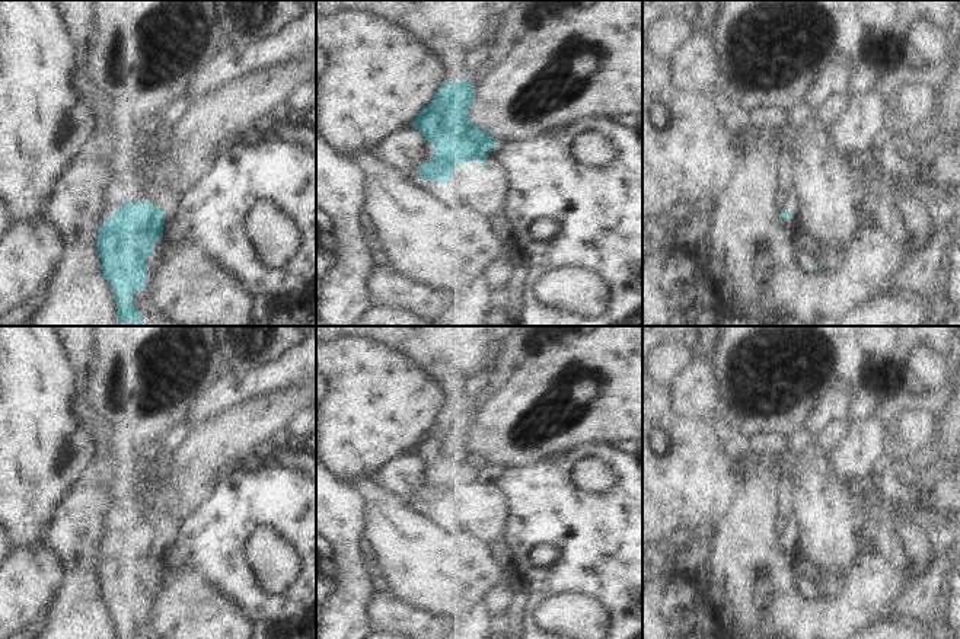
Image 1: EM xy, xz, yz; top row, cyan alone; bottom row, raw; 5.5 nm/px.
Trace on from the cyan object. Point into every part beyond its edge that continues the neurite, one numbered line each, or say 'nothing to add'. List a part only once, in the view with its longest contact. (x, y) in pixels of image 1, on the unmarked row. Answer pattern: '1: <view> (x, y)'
1: xy (213, 451)

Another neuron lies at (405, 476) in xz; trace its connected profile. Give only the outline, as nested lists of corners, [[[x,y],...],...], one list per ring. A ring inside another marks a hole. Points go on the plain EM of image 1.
[[[408,451],[386,461],[377,472],[371,473],[386,493],[418,501],[422,491],[434,483],[436,476],[424,460]]]

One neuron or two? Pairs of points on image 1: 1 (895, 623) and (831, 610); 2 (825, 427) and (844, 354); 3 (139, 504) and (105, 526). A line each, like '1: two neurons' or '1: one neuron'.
1: two neurons
2: two neurons
3: two neurons

